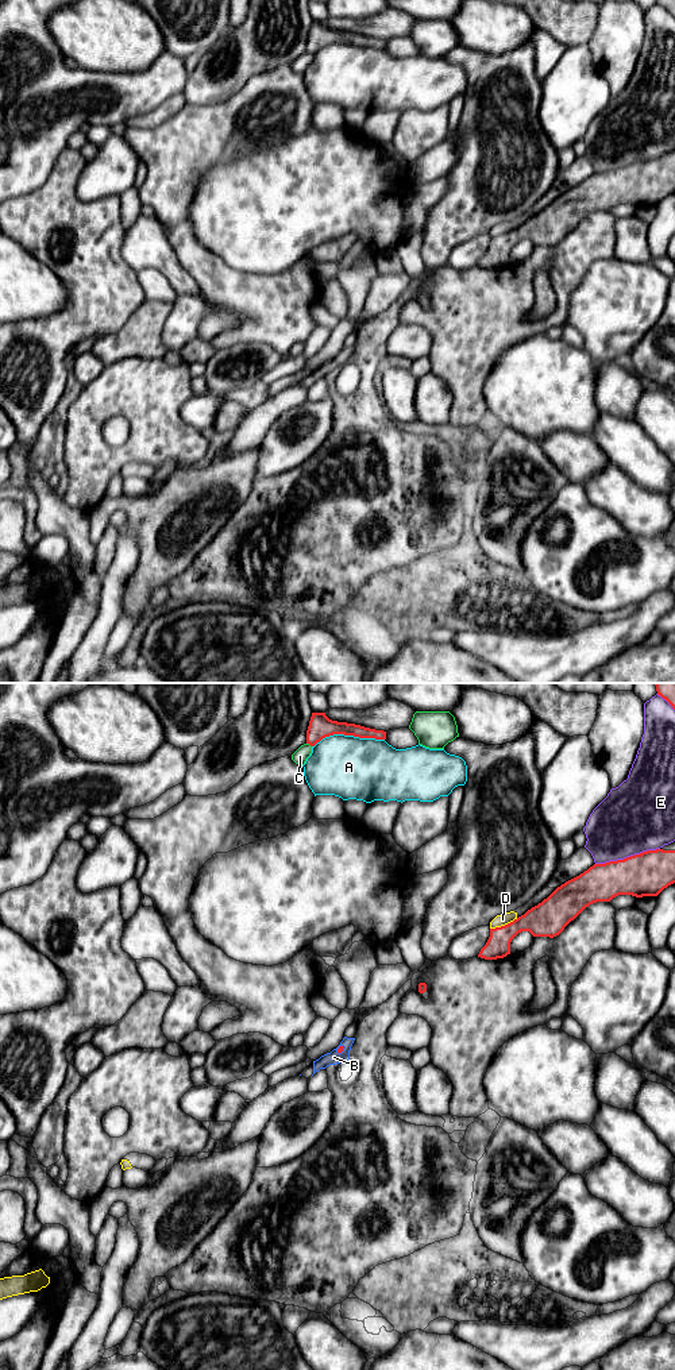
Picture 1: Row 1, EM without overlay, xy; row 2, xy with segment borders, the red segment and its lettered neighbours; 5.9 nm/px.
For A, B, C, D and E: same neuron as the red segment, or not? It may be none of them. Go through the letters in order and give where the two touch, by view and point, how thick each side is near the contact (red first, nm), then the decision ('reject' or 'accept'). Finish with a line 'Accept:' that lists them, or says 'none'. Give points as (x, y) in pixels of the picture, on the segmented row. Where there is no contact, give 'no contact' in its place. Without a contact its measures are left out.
A: xy (347, 734) | 140/380 nm | reject
B: xy (342, 1050) | 30/80 nm | accept
C: xy (309, 744) | 140/90 nm | reject
D: xy (505, 925) | 200/70 nm | reject
E: xy (627, 857) | 260/420 nm | reject
Accept: B

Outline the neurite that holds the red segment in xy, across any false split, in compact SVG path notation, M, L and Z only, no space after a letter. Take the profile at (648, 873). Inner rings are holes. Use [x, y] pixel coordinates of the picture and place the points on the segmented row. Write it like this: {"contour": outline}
{"contour": "M675 841L624 860L594 864L513 922L490 929L478 957L504 958L510 954L512 939L521 931L554 938L593 903L610 902L618 895L657 896L674 883Z"}

